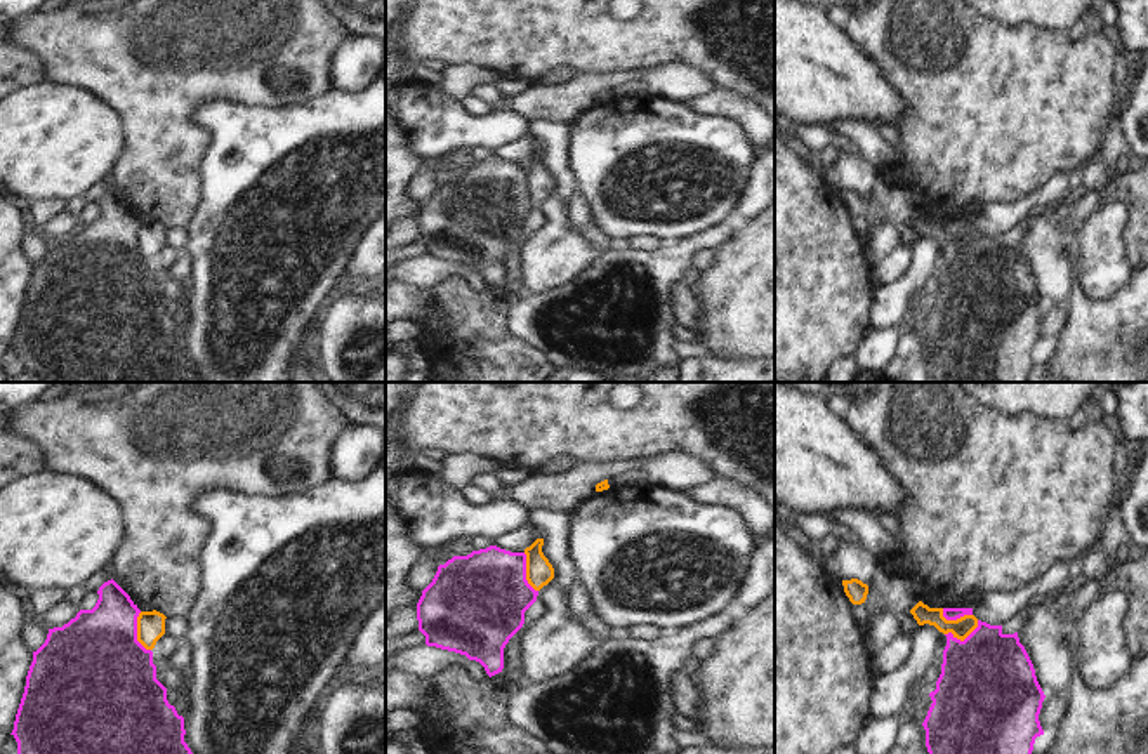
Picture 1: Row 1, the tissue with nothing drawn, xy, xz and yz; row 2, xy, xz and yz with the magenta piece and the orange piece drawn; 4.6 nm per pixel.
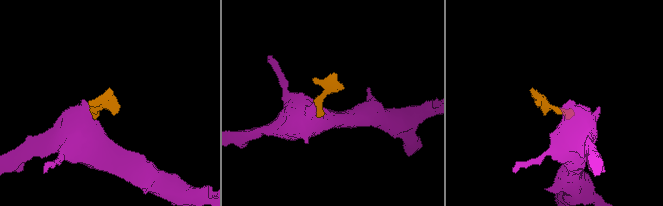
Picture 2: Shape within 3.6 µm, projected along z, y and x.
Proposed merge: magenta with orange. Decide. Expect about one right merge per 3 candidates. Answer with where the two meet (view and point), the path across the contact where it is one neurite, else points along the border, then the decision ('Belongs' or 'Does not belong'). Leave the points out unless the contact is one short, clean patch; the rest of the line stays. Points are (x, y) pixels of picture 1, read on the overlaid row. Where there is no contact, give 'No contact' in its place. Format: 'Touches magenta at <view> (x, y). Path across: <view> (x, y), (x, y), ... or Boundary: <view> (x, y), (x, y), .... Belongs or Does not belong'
Touches magenta at xy (136, 633). Boundary: xy (139, 612), (138, 640), (150, 650). Does not belong.

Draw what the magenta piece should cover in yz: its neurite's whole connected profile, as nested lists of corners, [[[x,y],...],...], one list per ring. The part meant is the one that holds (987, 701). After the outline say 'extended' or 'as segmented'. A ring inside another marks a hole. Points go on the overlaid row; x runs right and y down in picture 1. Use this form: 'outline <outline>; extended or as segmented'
outline [[[978,620],[964,641],[952,632],[945,636],[941,674],[922,723],[927,752],[1032,754],[1035,738],[1044,735],[1039,714],[1046,695],[1018,632],[1004,634],[1002,625]]]; as segmented

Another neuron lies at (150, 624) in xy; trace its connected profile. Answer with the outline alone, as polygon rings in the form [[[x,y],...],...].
[[[141,612],[137,617],[137,641],[146,648],[153,650],[156,641],[165,634],[165,615],[153,612]]]

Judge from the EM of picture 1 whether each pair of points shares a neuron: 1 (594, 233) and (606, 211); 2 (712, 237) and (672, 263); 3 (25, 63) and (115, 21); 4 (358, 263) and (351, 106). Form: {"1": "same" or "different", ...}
{"1": "different", "2": "same", "3": "different", "4": "different"}

